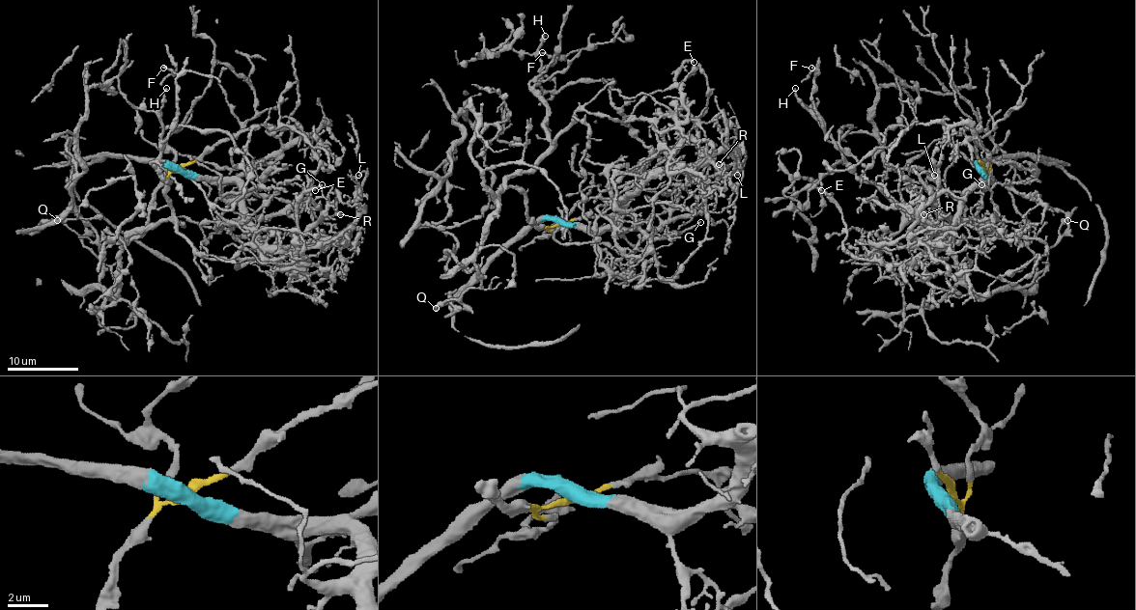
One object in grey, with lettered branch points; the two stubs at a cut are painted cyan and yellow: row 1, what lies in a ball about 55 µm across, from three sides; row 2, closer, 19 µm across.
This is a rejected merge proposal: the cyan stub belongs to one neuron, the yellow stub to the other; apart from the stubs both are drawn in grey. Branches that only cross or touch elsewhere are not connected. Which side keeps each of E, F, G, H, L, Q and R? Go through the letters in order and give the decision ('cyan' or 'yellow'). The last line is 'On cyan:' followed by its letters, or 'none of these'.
E: cyan
F: yellow
G: cyan
H: yellow
L: cyan
Q: yellow
R: cyan
On cyan: E, G, L, R

